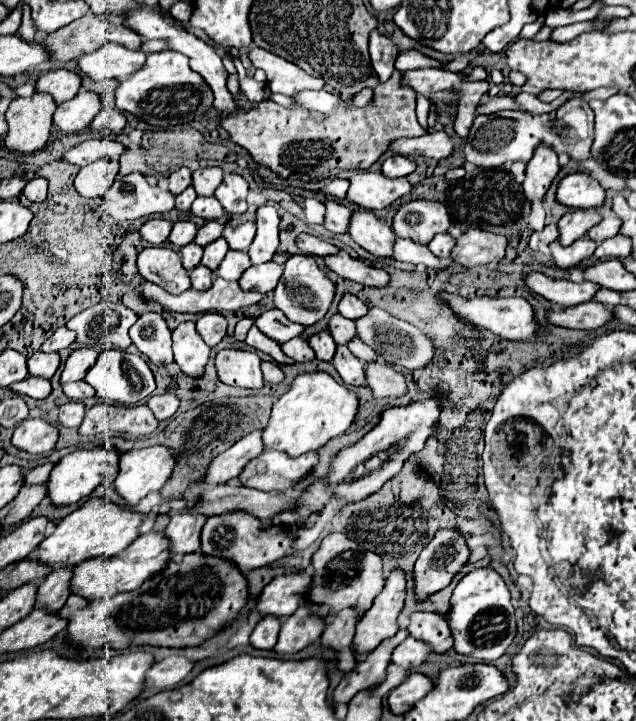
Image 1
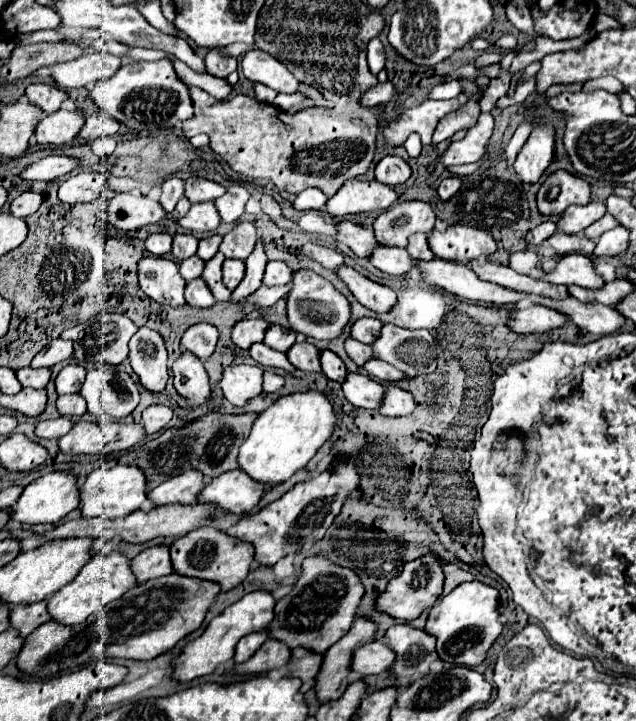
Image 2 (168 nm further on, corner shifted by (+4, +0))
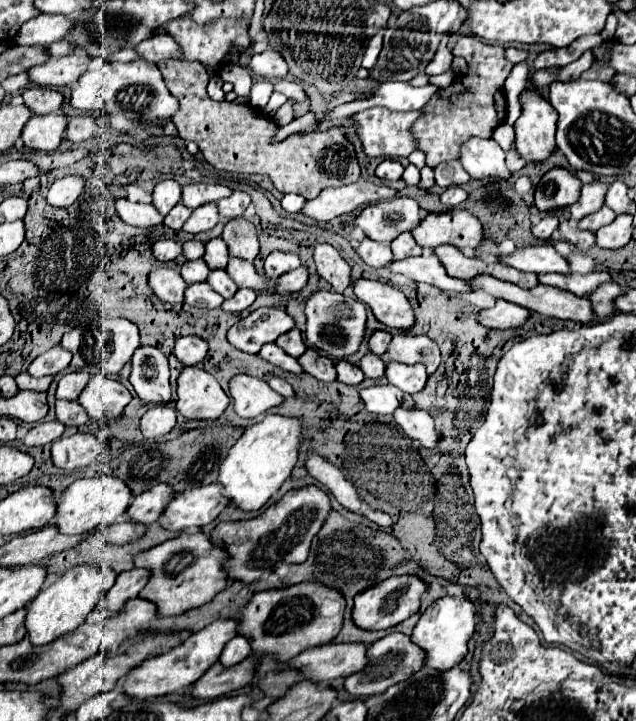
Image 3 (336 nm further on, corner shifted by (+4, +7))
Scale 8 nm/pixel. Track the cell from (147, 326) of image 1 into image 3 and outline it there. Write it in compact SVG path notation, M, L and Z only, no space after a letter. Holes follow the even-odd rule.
M138 347L132 357L130 383L142 405L160 405L170 401L168 359L156 347Z

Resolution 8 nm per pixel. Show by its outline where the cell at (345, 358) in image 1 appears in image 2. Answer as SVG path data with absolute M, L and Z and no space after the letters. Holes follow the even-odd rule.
M348 372L342 390L346 400L358 408L378 408L384 396L384 386L380 382L358 372Z

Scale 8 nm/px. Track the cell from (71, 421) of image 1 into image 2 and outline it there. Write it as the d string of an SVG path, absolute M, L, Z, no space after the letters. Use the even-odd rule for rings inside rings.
M60 416L56 420L44 420L36 424L36 436L38 438L56 438L60 440L68 430L72 428L72 420L66 416Z

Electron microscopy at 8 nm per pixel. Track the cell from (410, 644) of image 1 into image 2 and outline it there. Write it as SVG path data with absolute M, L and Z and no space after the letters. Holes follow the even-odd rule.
M372 640L356 650L352 668L354 668L354 672L358 672L362 676L380 674L380 672L390 670L394 660L396 660L396 654L392 652L392 648L388 648L388 644L384 640Z

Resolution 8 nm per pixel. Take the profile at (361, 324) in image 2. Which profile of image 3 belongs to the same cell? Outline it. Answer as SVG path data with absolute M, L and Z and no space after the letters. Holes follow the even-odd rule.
M374 331L372 337L370 337L370 351L376 353L376 355L384 355L388 345L392 341L392 335L386 333L386 331Z

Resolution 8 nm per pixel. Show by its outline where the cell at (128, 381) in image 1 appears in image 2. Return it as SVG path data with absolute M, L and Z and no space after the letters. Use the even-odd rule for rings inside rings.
M100 364L86 374L80 394L88 402L88 412L102 420L128 416L140 402L138 382L114 364Z

